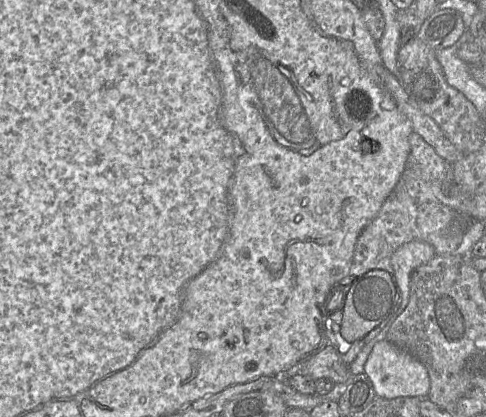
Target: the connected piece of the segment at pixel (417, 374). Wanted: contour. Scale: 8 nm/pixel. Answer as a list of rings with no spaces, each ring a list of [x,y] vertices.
[[[386,339],[374,345],[364,365],[364,374],[370,379],[376,396],[388,400],[403,396],[427,398],[430,389],[426,367],[416,357]]]

